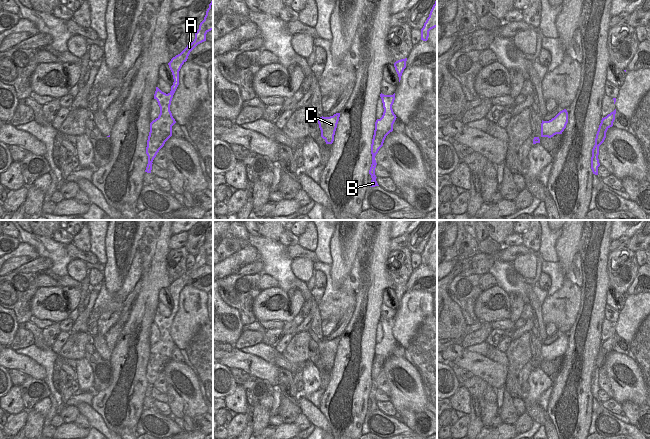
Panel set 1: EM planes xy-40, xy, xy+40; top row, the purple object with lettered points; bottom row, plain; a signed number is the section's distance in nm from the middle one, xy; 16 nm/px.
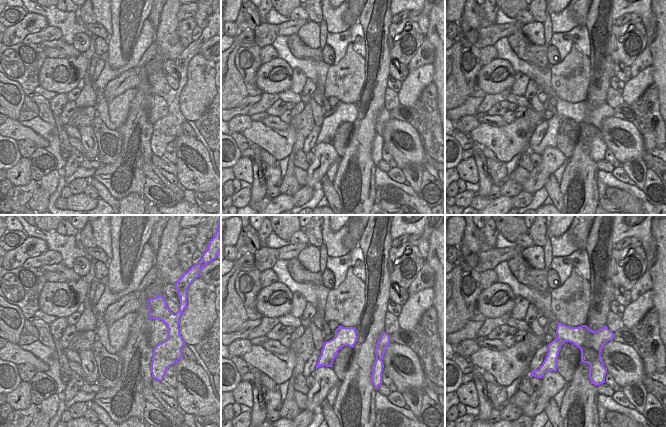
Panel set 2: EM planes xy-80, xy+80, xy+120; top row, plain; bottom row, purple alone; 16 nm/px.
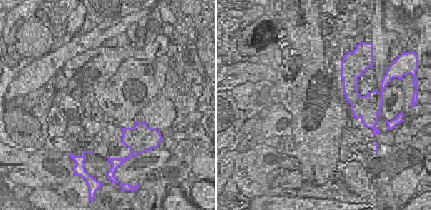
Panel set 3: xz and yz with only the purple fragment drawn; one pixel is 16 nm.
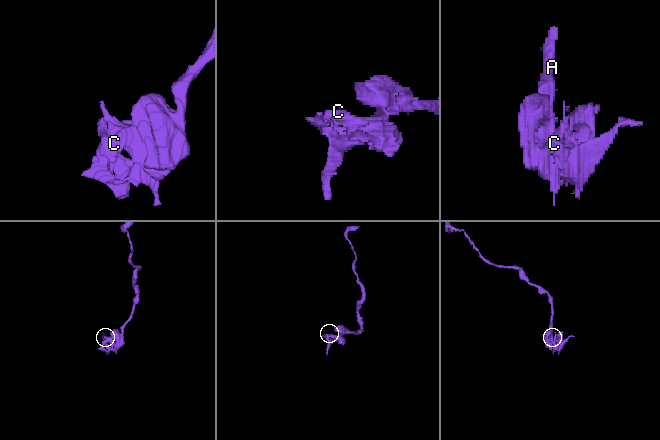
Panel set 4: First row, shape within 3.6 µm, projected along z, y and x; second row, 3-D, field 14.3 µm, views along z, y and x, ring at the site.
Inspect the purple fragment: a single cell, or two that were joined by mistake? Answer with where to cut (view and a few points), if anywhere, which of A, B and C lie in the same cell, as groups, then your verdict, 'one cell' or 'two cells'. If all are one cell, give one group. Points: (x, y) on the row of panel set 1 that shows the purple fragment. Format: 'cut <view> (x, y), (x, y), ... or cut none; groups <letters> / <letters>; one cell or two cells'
cut xy+40 (601, 121), (606, 131), (599, 145); groups A / B C; two cells

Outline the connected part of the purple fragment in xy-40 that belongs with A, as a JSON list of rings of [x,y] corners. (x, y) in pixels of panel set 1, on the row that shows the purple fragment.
[[[213,0],[209,4],[204,20],[200,23],[199,29],[195,32],[195,39],[178,55],[173,57],[168,63],[173,75],[173,85],[171,91],[166,94],[158,87],[154,94],[160,107],[159,116],[150,123],[150,132],[147,140],[146,154],[148,160],[152,161],[165,142],[172,136],[172,126],[176,123],[170,111],[173,95],[179,85],[179,71],[187,61],[190,52],[200,43],[206,41],[206,34],[213,30]]]

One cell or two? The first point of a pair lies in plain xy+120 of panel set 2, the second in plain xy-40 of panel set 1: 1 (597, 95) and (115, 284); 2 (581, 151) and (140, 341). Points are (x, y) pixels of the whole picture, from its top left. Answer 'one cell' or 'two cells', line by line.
1: two cells
2: one cell

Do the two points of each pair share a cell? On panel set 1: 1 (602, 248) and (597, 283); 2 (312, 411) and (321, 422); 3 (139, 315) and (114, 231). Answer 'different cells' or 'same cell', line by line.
1: same cell
2: same cell
3: different cells

